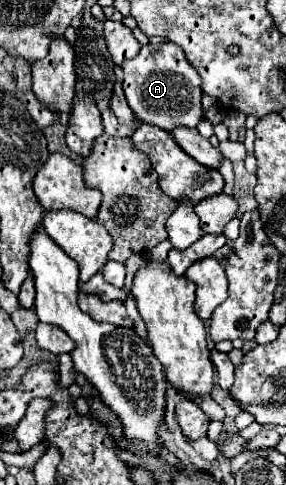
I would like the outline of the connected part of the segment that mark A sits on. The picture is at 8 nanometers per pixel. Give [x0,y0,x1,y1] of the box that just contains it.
[121,43,203,131]

